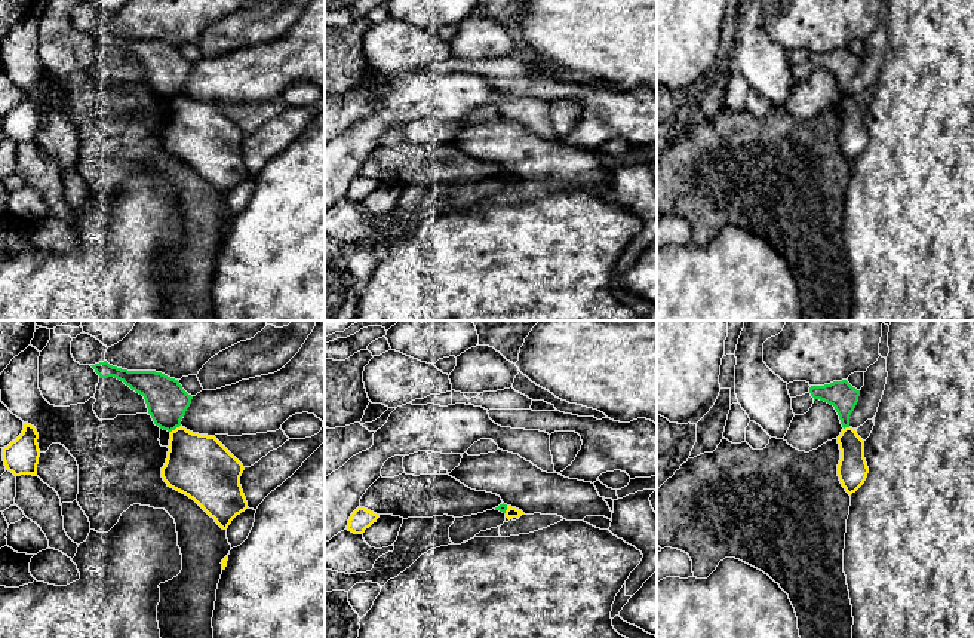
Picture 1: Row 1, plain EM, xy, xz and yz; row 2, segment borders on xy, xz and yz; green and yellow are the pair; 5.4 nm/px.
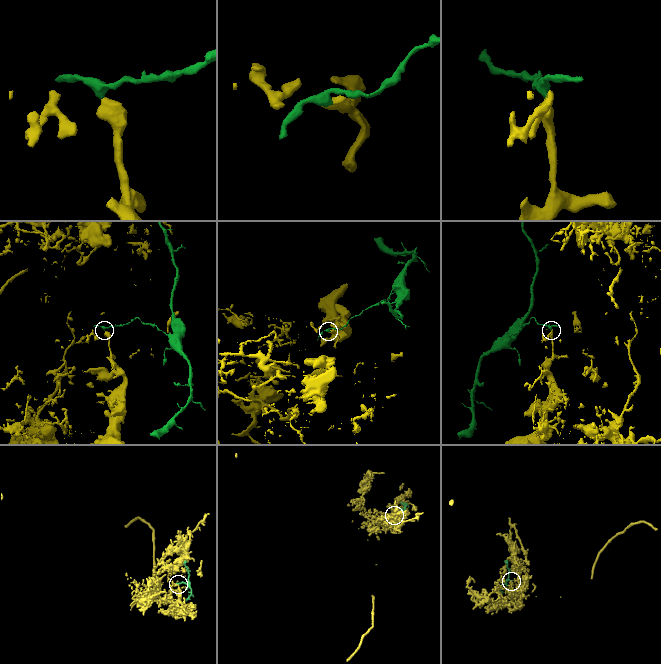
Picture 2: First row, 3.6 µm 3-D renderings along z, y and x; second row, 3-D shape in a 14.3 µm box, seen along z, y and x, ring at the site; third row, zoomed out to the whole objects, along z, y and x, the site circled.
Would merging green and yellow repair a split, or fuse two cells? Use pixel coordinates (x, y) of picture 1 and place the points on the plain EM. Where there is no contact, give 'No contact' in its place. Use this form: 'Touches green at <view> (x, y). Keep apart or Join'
Touches green at xy (175, 95). Keep apart

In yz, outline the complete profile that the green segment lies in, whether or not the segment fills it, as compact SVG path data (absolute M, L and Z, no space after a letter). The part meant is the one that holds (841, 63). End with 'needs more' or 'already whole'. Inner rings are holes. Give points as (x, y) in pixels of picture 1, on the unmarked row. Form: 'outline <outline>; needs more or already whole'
outline M842 47L824 53L811 53L809 61L814 68L820 67L833 73L842 95L849 95L849 83L858 70L860 58Z; already whole

